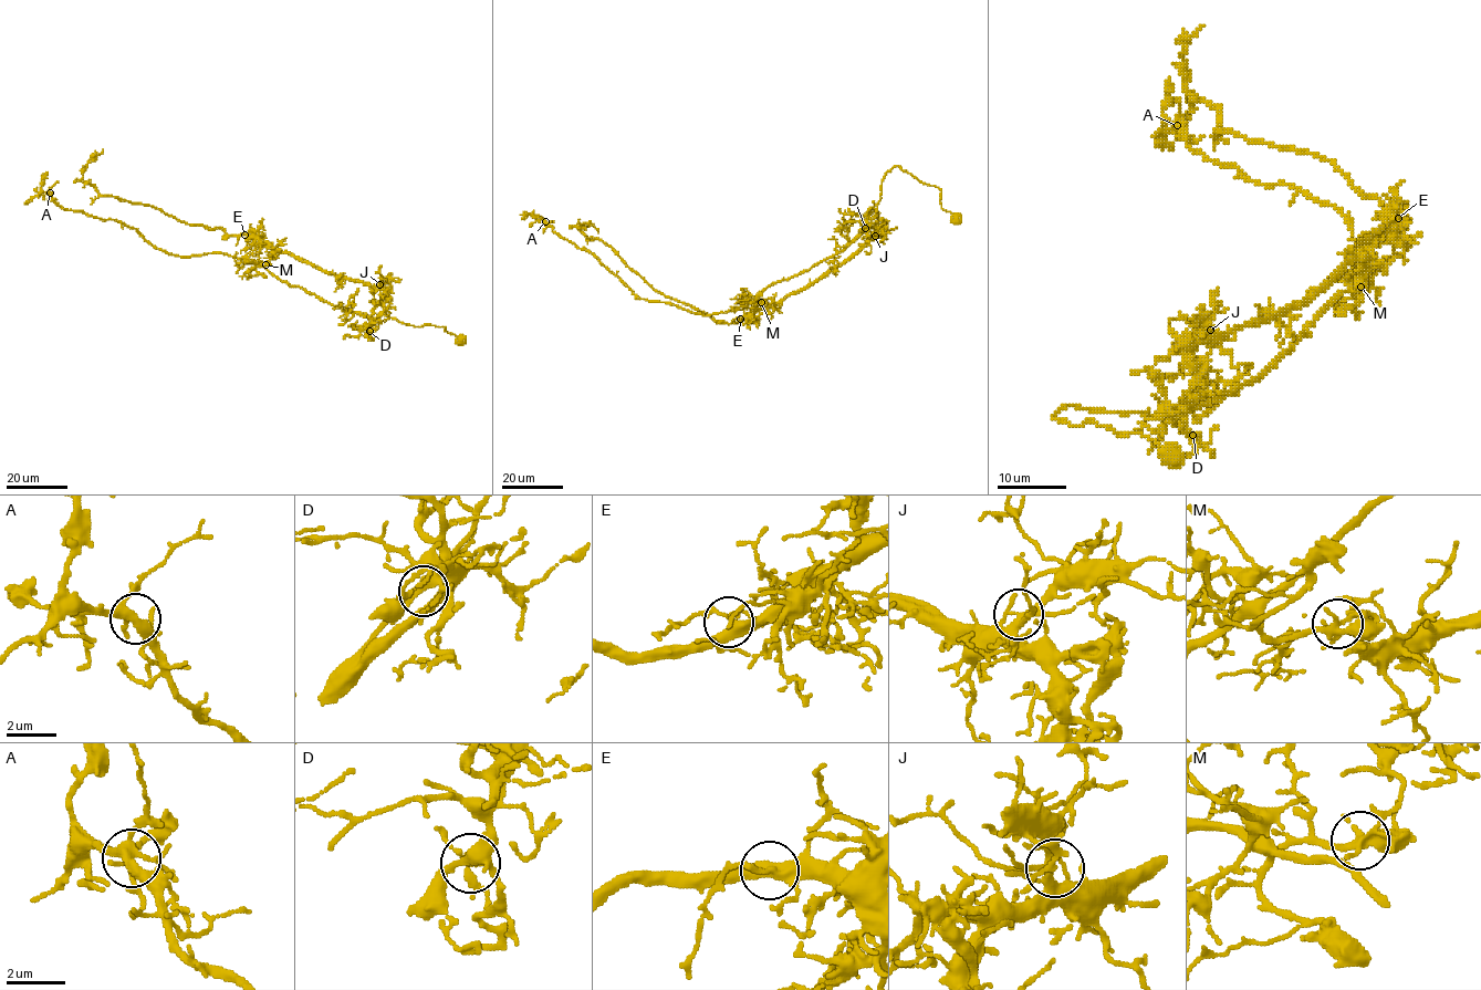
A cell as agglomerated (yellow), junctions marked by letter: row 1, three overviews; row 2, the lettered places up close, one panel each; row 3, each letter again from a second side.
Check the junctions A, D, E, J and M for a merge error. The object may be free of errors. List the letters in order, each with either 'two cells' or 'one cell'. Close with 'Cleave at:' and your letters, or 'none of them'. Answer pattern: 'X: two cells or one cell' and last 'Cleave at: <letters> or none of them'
A: one cell
D: one cell
E: one cell
J: one cell
M: two cells
Cleave at: M

